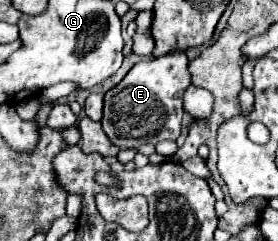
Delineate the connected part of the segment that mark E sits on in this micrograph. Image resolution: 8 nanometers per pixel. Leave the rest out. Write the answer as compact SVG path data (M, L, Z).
M173 52L151 60L137 62L127 76L109 92L105 92L103 130L119 148L139 148L145 142L177 140L183 118L183 92L191 84L185 52Z

